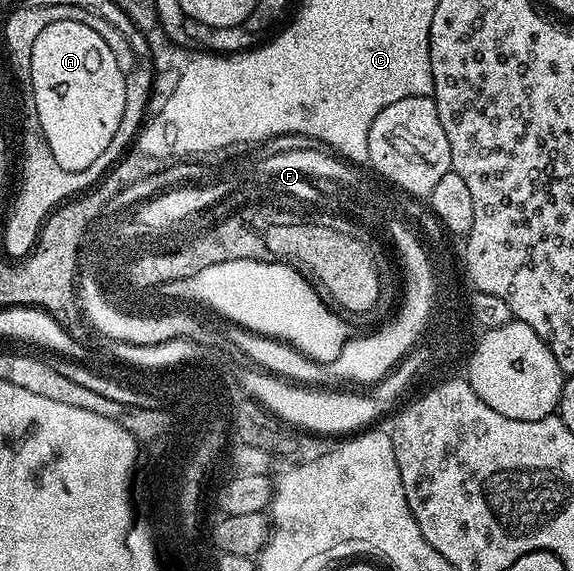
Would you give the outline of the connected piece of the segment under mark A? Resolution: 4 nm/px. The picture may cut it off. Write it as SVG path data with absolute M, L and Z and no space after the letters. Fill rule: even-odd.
M59 20L48 24L40 33L33 50L33 89L35 107L38 108L39 124L42 134L49 134L53 142L53 154L61 166L85 166L89 158L97 158L101 150L105 151L105 142L121 118L121 81L126 73L115 64L114 53L107 46L100 30L91 28L86 22Z

